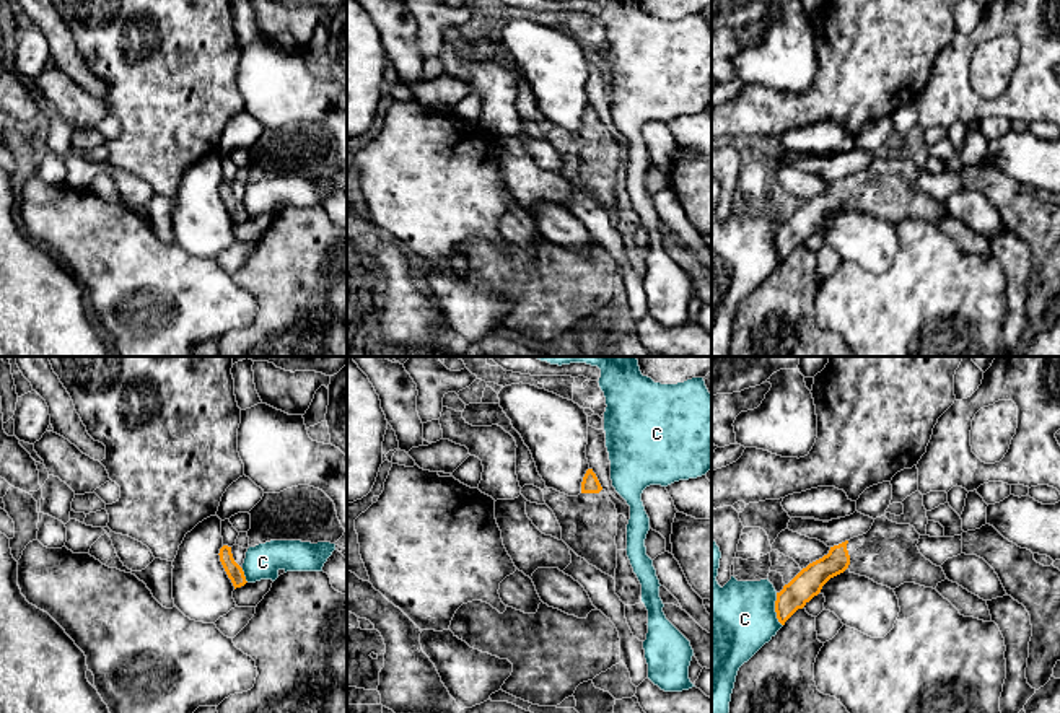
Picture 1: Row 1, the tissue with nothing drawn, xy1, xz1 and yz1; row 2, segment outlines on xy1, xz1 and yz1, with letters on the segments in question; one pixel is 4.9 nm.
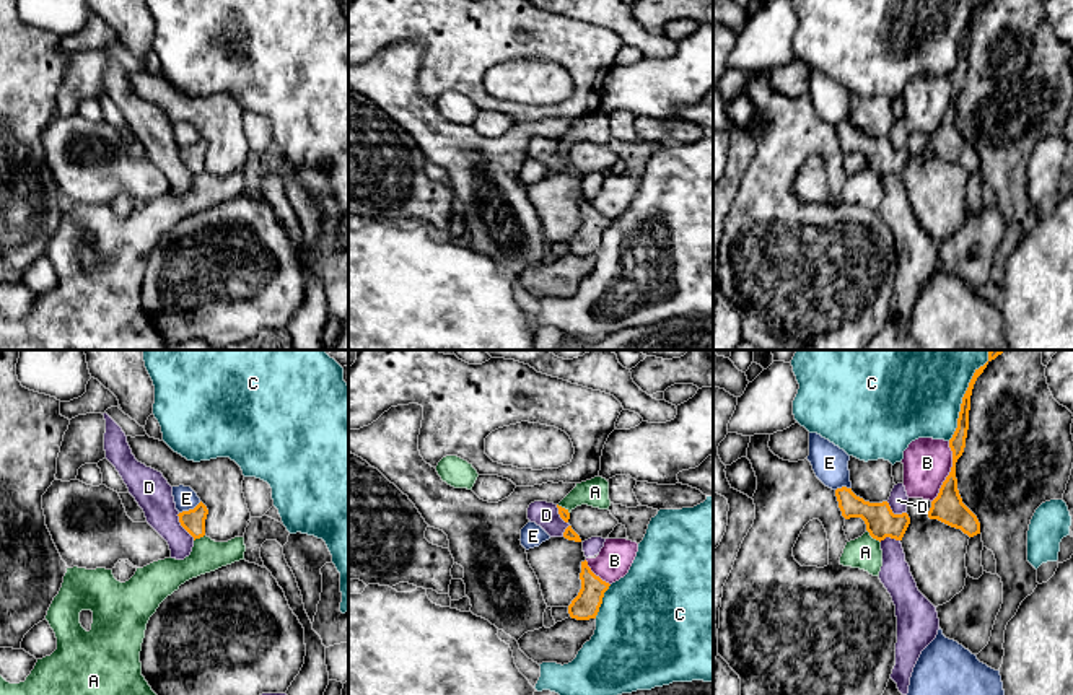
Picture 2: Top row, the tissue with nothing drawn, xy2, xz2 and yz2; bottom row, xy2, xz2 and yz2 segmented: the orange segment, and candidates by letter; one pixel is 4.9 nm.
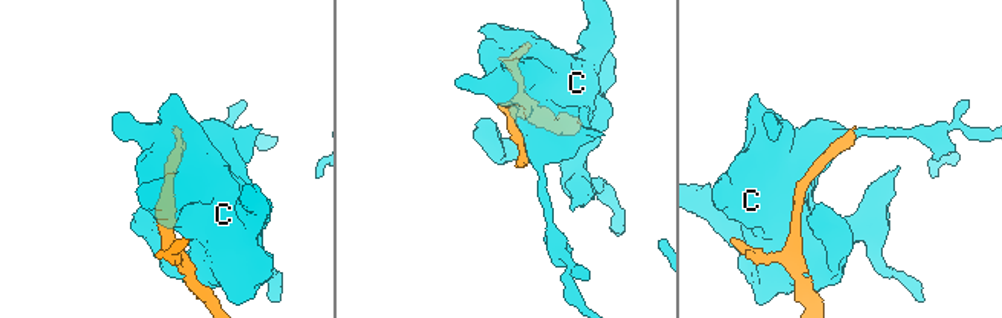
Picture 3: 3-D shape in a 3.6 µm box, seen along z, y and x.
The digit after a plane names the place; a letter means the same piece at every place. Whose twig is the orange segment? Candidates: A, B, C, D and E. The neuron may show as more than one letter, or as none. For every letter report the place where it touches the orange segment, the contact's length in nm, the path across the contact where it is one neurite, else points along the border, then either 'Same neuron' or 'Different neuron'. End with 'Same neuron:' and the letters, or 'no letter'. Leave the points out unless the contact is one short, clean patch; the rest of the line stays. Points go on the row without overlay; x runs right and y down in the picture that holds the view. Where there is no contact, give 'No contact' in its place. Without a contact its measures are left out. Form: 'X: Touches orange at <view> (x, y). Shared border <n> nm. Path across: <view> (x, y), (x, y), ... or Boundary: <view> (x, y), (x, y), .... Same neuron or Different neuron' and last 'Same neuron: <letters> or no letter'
A: Touches orange at yz2 (873, 173). Shared border 100 nm. Boundary: yz2 (867, 165), (880, 178). Different neuron
B: Touches orange at yz2 (950, 108). Shared border 320 nm. Different neuron
C: Touches orange at yz2 (963, 38). Shared border 420 nm. Different neuron
D: Touches orange at xy2 (181, 160). Shared border 160 nm. Boundary: xy2 (178, 148), (179, 160), (194, 174). Different neuron
E: Touches orange at xy2 (189, 145). Shared border 130 nm. Boundary: xy2 (201, 137), (179, 148). Different neuron
Same neuron: no letter

